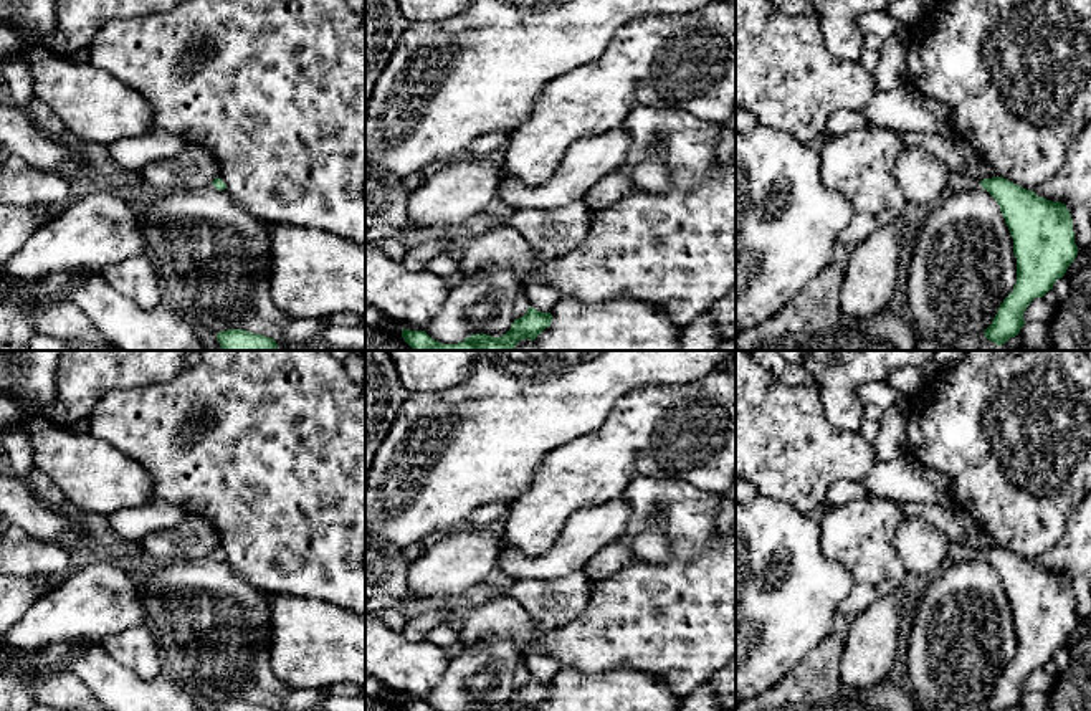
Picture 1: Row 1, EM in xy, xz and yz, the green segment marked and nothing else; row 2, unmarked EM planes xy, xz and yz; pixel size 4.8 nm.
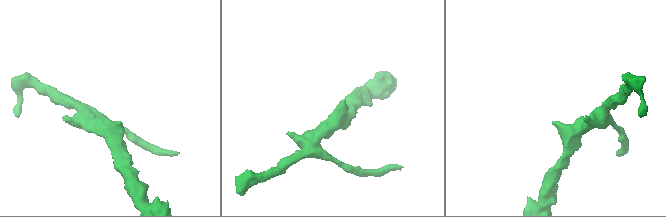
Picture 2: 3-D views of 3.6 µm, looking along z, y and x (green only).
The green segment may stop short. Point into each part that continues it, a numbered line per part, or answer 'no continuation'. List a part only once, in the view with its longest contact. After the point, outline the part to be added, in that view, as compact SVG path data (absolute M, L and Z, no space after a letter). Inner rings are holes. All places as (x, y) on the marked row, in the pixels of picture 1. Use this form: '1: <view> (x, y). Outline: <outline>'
1: yz (957, 182). Outline: M952 170L952 174L949 177L947 195L959 193L964 190L975 190L975 188L982 188L980 180L969 179L969 177Z

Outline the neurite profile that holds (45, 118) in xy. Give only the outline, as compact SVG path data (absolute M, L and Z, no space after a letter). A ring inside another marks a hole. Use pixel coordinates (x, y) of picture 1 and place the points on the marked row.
M33 98L28 107L31 121L51 139L76 142L64 126L64 122L43 101Z

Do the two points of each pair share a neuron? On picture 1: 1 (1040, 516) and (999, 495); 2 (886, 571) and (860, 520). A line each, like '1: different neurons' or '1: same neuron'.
1: same neuron
2: same neuron

